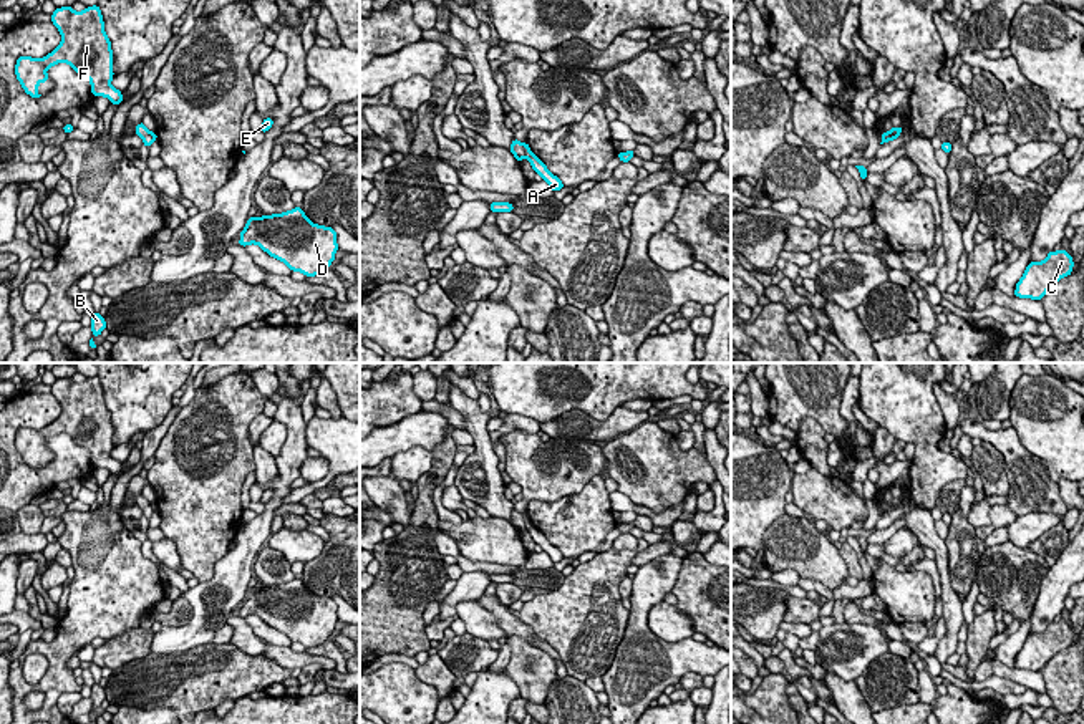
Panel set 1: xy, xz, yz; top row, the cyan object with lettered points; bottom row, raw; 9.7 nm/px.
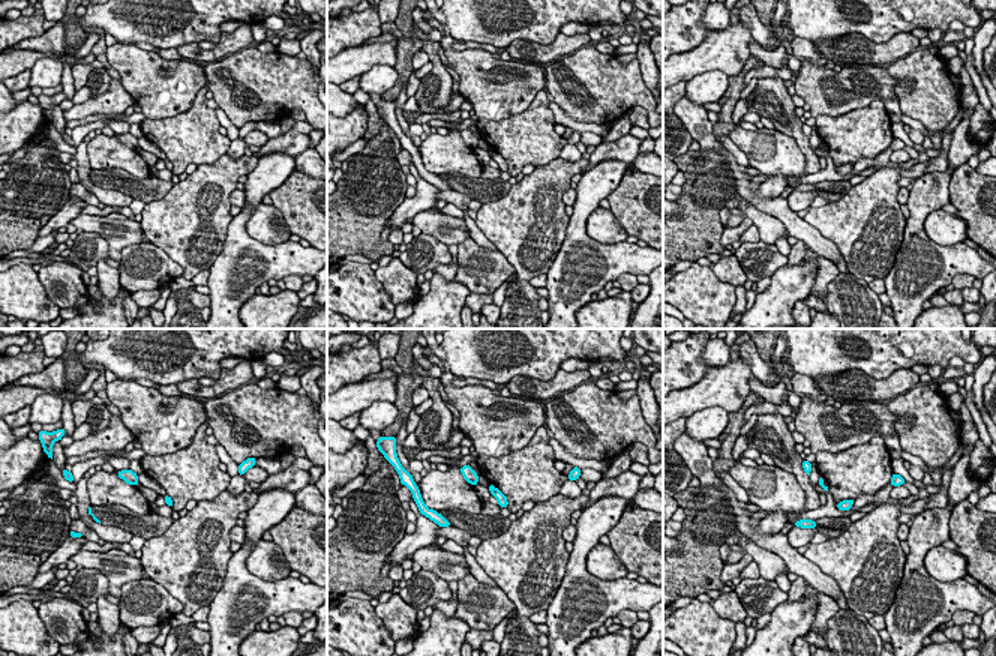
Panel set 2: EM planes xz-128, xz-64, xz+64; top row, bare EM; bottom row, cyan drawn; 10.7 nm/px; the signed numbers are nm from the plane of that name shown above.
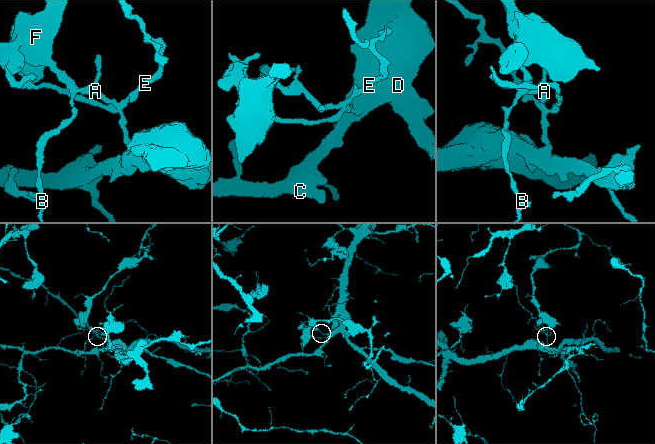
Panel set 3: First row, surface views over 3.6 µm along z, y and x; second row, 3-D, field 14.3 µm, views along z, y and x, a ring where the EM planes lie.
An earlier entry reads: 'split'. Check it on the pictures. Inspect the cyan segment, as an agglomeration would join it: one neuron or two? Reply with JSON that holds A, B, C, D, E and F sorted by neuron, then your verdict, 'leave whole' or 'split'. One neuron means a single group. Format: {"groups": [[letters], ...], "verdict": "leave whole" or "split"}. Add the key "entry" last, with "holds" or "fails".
{"groups": [["A", "C", "D", "E"], ["B", "F"]], "verdict": "split", "entry": "holds"}

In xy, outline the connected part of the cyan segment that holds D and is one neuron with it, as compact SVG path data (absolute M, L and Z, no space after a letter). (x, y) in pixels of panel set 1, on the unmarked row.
M302 578L247 590L239 616L250 615L307 648L323 644L338 621L336 603L310 593Z

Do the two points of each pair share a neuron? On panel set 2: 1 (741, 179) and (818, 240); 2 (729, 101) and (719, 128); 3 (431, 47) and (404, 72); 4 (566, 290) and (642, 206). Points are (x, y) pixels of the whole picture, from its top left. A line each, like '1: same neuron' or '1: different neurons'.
1: same neuron
2: same neuron
3: different neurons
4: different neurons

